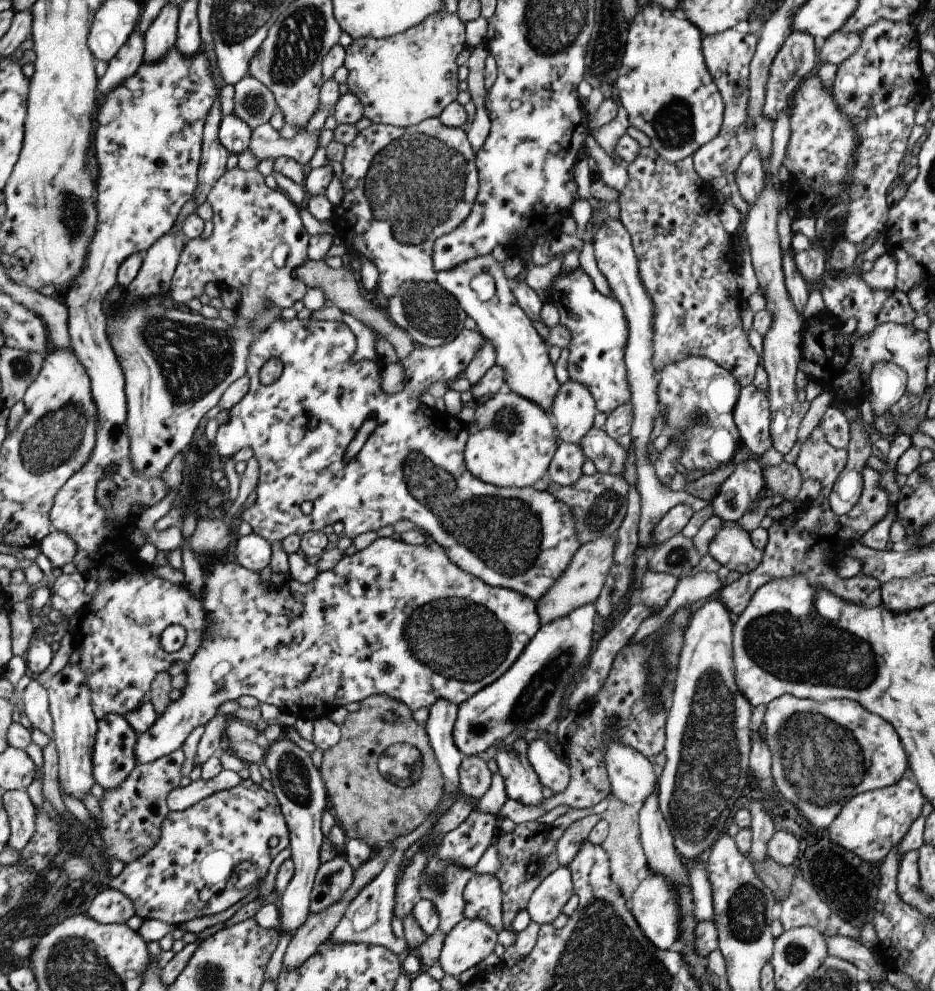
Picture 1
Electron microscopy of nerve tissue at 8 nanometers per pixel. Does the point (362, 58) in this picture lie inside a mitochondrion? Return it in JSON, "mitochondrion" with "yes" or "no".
{"mitochondrion":"no"}

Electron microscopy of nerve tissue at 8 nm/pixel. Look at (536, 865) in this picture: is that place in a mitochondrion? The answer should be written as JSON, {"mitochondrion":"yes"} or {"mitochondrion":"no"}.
{"mitochondrion":"yes"}

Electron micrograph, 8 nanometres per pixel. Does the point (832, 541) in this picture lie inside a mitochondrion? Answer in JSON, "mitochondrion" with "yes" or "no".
{"mitochondrion":"no"}

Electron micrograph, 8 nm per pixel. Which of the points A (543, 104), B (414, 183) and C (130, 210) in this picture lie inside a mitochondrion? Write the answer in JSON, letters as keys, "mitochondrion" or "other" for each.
{"A":"other","B":"mitochondrion","C":"other"}

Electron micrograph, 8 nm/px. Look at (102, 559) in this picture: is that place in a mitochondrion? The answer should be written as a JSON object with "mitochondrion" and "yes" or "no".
{"mitochondrion":"no"}

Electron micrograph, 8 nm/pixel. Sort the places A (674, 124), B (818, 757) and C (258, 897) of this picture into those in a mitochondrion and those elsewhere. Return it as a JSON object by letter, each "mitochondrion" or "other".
{"A":"mitochondrion","B":"mitochondrion","C":"other"}

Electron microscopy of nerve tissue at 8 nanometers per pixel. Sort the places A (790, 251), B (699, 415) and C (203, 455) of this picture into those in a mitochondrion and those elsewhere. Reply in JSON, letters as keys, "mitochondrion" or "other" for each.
{"A":"other","B":"mitochondrion","C":"other"}

